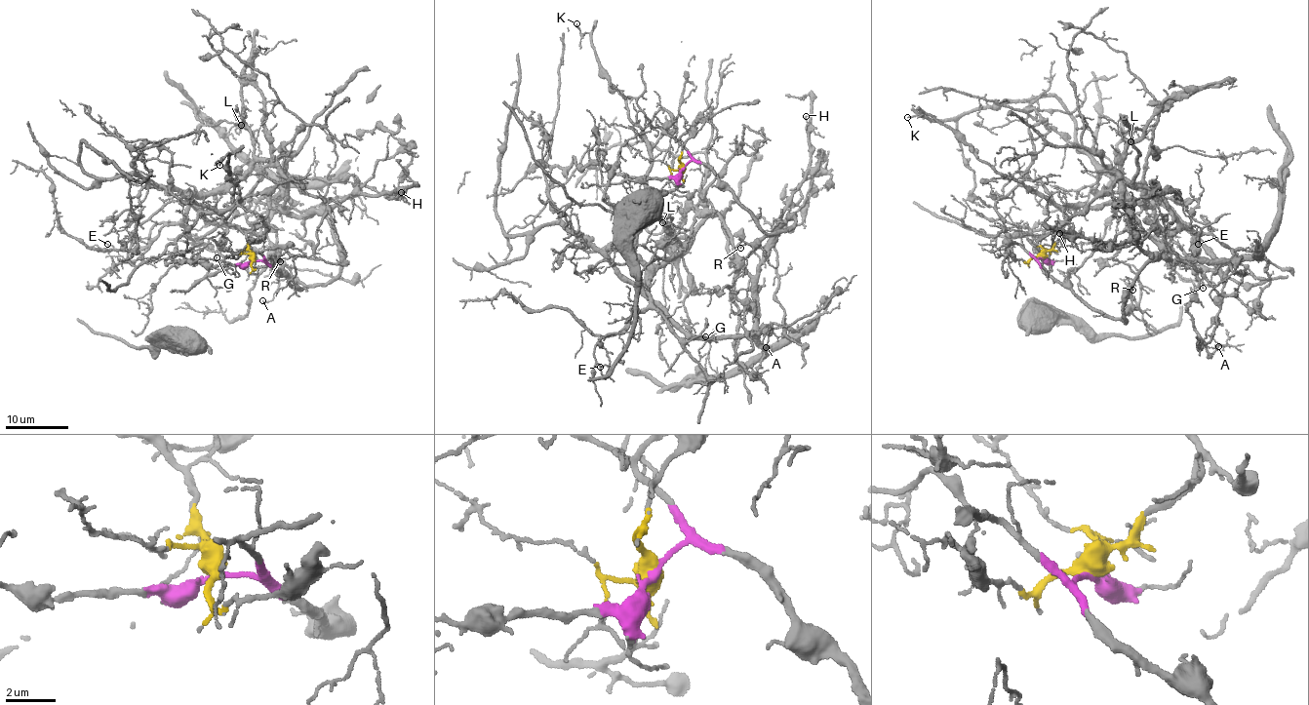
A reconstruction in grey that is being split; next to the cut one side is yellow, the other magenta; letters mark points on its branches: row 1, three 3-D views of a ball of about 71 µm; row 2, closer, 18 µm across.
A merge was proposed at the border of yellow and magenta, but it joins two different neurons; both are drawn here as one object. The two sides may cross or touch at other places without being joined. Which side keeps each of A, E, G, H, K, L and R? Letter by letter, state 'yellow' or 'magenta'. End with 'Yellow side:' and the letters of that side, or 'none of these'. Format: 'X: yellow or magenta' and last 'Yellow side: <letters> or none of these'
A: magenta
E: yellow
G: yellow
H: magenta
K: yellow
L: yellow
R: magenta
Yellow side: E, G, K, L

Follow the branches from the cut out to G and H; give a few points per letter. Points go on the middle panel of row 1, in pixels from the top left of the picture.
G: (684, 167), (676, 186), (650, 187), (635, 207), (636, 256), (670, 330), (686, 341), (706, 337)
H: (684, 167), (701, 161), (762, 229), (787, 231), (795, 220), (789, 214), (773, 234), (808, 167), (806, 115)

